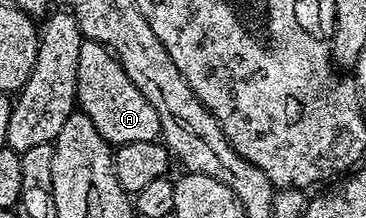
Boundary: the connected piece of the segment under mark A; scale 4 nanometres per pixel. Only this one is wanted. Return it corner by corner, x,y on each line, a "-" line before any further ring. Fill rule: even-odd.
84,40
78,50
78,74
76,75
76,104
94,122
98,134
109,145
119,146
130,142
156,140
160,134
158,114
130,78
116,57
98,42

